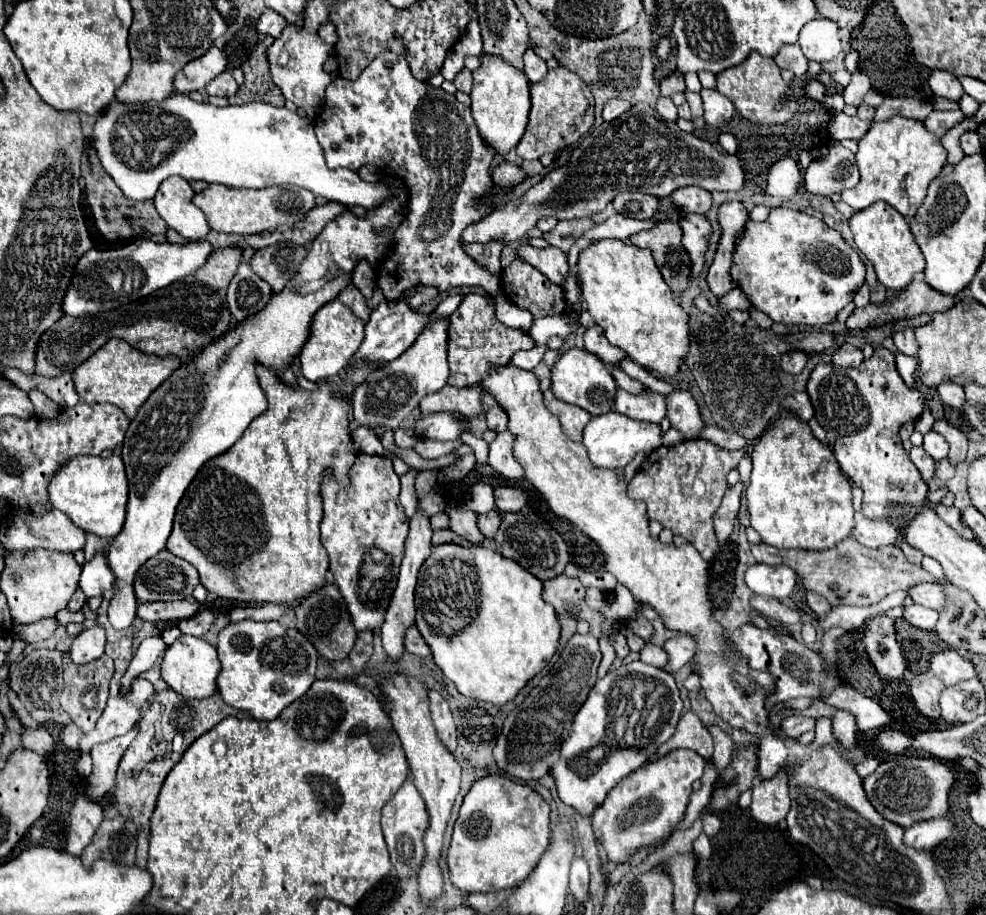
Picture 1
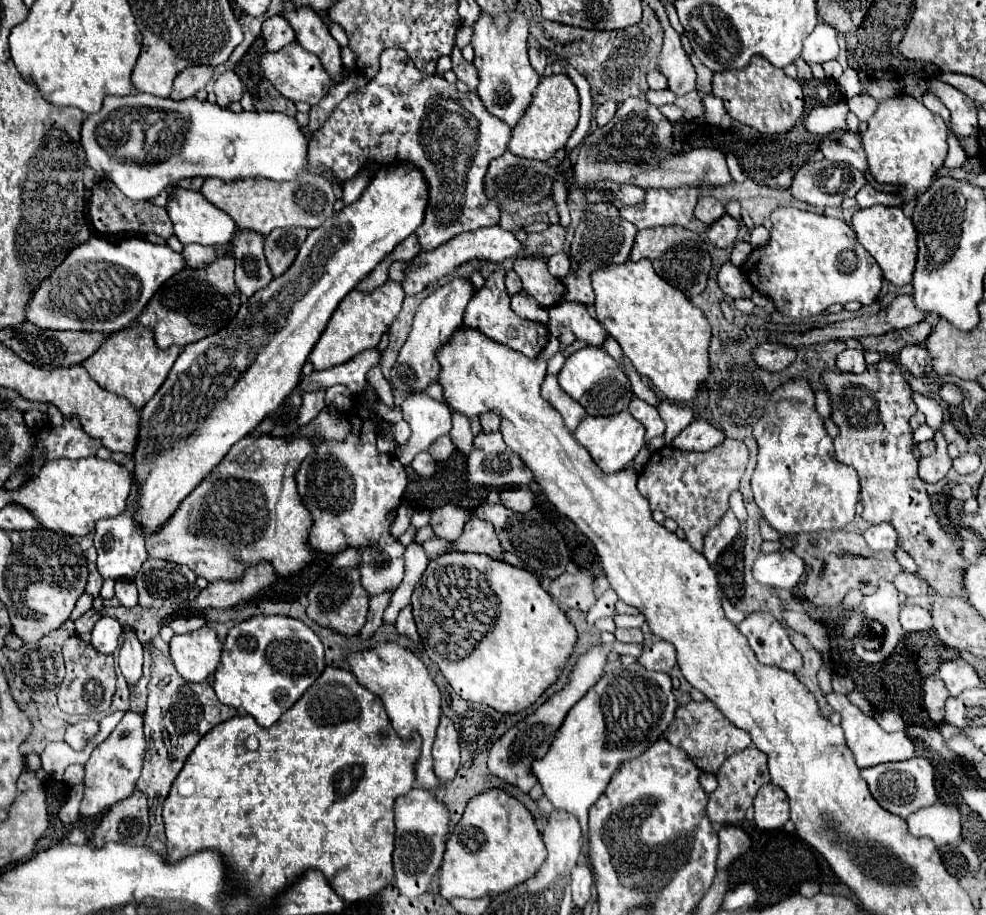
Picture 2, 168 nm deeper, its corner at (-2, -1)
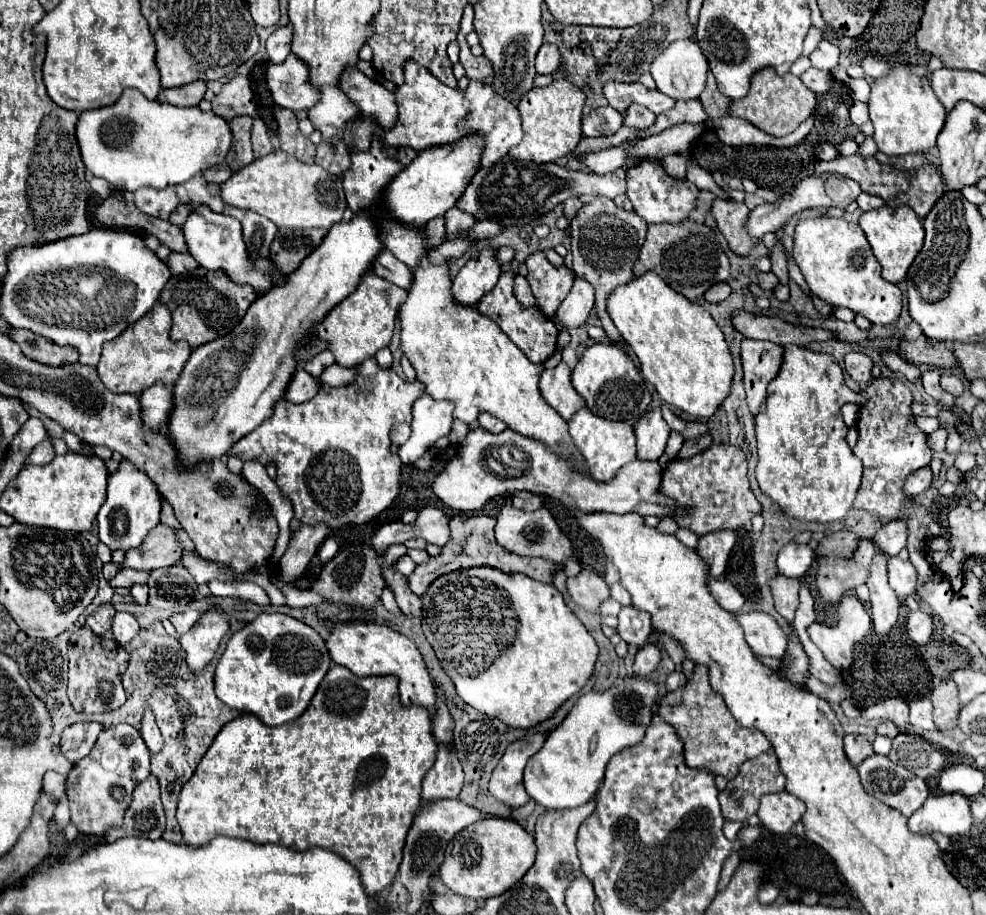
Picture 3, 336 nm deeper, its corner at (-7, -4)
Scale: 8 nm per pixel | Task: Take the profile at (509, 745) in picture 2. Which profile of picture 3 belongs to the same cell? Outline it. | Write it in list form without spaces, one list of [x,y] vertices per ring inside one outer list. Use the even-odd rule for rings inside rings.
[[[529,734],[507,748],[507,754],[503,754],[499,760],[499,766],[489,782],[489,792],[497,800],[509,804],[511,808],[525,806],[529,802],[529,796],[523,788],[523,768],[527,760],[543,746],[543,742],[543,734]]]

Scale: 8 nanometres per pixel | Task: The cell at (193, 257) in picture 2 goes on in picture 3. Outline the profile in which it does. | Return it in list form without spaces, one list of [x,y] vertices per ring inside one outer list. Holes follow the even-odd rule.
[[[171,252],[167,258],[167,268],[171,270],[171,274],[181,274],[181,272],[189,272],[197,268],[197,262],[193,260],[191,254],[177,254]]]

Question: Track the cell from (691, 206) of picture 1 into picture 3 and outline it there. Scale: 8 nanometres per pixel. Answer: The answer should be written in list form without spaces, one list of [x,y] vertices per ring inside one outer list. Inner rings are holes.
[[[715,198],[711,212],[717,220],[719,232],[729,242],[729,248],[739,256],[747,256],[755,248],[759,238],[749,236],[745,230],[749,218],[749,208],[745,206],[745,202]]]

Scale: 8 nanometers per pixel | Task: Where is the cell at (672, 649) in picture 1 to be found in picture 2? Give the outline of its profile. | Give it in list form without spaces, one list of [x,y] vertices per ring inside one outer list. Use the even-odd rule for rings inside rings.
[[[656,641],[656,643],[644,647],[638,663],[644,665],[646,669],[650,669],[650,671],[670,673],[676,667],[676,649],[674,649],[672,643]]]

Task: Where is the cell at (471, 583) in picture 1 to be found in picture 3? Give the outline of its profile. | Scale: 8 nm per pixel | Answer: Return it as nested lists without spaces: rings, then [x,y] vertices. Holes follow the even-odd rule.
[[[467,568],[437,578],[423,596],[423,632],[461,700],[521,730],[529,730],[551,718],[563,702],[581,692],[593,676],[599,656],[595,638],[569,610],[555,586],[541,584],[525,574],[505,574],[495,568]]]

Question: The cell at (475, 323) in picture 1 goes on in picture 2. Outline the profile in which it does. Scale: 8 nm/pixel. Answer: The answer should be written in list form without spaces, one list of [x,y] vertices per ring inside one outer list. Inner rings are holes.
[[[504,269],[492,273],[484,287],[480,291],[474,293],[474,297],[468,301],[468,307],[464,311],[464,323],[462,327],[464,329],[474,329],[482,335],[486,335],[488,339],[496,341],[496,343],[502,343],[522,355],[526,355],[528,359],[534,359],[542,349],[544,345],[548,343],[550,339],[550,333],[546,331],[546,327],[542,323],[536,323],[536,321],[528,321],[528,319],[522,319],[518,317],[512,307],[510,307],[510,297],[506,293],[506,287],[504,287]]]

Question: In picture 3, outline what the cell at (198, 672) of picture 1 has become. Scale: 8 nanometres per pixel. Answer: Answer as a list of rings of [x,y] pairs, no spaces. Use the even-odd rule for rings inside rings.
[[[209,608],[207,612],[201,614],[195,626],[179,638],[191,670],[203,670],[211,662],[221,638],[227,632],[229,618],[223,608]]]

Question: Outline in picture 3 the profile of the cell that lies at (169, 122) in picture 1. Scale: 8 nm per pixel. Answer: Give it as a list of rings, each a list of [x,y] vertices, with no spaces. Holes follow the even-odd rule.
[[[125,90],[115,104],[83,112],[77,120],[75,136],[85,168],[91,174],[105,178],[113,186],[129,192],[135,192],[143,184],[161,190],[171,184],[187,182],[191,176],[205,172],[213,164],[223,162],[231,150],[231,128],[217,114],[203,112],[197,106],[179,108],[157,100],[147,100],[143,98],[143,94],[139,94],[139,90]]]

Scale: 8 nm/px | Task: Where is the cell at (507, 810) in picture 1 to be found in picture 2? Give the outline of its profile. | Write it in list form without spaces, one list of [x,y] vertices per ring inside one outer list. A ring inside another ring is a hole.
[[[490,789],[468,801],[462,819],[458,821],[458,825],[454,827],[454,831],[446,843],[442,875],[440,875],[440,893],[444,899],[496,897],[498,893],[510,891],[510,889],[526,883],[544,865],[544,859],[546,859],[546,847],[544,847],[542,835],[534,823],[534,815],[526,809],[524,803],[520,803],[508,791]]]

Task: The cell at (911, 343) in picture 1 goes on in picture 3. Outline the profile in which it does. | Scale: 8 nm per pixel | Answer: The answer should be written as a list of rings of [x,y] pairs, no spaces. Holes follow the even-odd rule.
[[[927,370],[923,372],[923,386],[925,386],[925,392],[935,400],[935,402],[941,402],[945,406],[953,406],[955,404],[955,398],[949,394],[949,392],[943,392],[939,388],[939,370]]]

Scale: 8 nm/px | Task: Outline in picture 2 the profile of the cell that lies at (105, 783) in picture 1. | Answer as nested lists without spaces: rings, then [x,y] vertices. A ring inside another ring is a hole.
[[[128,711],[124,719],[118,723],[118,727],[110,733],[106,741],[94,747],[86,767],[84,777],[84,799],[80,803],[80,815],[92,817],[96,813],[102,813],[110,809],[114,803],[130,797],[134,793],[134,785],[140,777],[142,767],[142,755],[144,755],[144,733],[142,733],[142,713]]]

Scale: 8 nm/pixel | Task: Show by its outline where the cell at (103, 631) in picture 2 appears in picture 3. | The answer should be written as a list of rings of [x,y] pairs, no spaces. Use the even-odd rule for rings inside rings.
[[[117,612],[115,620],[113,620],[113,634],[119,644],[131,642],[139,634],[139,624],[137,624],[135,616],[129,612]]]

